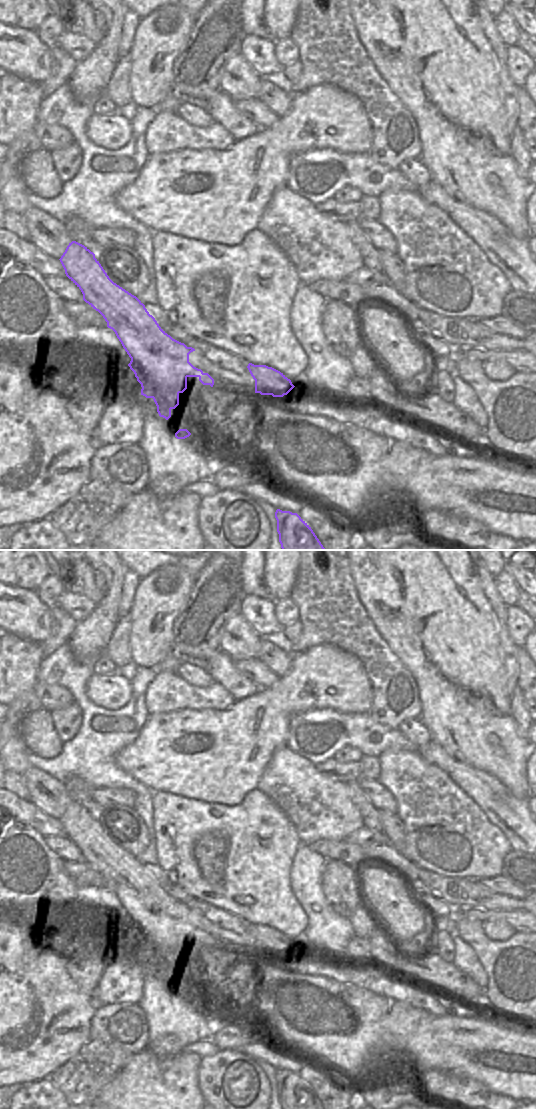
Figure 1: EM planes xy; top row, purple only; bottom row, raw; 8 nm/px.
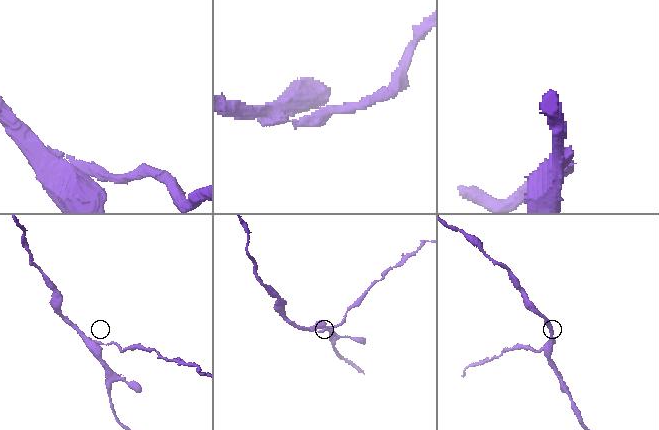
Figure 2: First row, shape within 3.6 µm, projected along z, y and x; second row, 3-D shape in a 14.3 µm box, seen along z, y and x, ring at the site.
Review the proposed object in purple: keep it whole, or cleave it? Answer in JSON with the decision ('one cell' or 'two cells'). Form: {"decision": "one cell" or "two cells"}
{"decision": "two cells"}

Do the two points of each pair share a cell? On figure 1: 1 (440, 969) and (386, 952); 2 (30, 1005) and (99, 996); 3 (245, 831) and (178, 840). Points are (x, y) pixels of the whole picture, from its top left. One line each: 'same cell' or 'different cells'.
1: same cell
2: different cells
3: same cell

